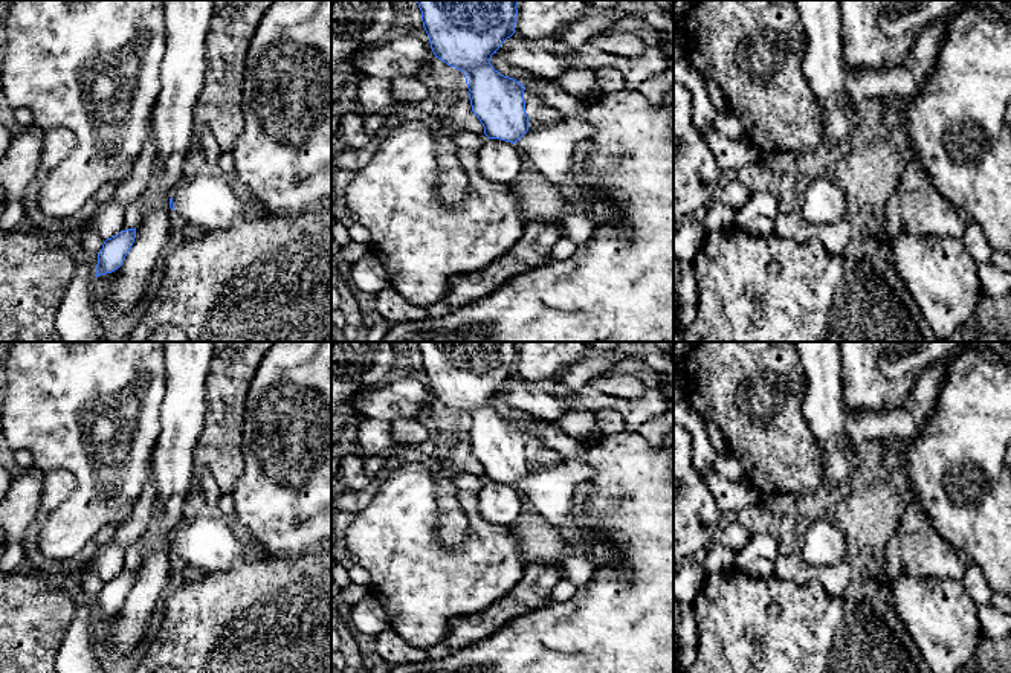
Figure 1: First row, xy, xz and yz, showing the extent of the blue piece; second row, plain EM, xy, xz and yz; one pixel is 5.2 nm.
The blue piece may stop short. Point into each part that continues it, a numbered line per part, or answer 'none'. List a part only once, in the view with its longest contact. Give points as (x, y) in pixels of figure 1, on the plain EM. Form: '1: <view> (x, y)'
1: xy (209, 544)

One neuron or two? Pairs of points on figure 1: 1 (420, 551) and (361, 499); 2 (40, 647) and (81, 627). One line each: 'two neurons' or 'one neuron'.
1: two neurons
2: two neurons

